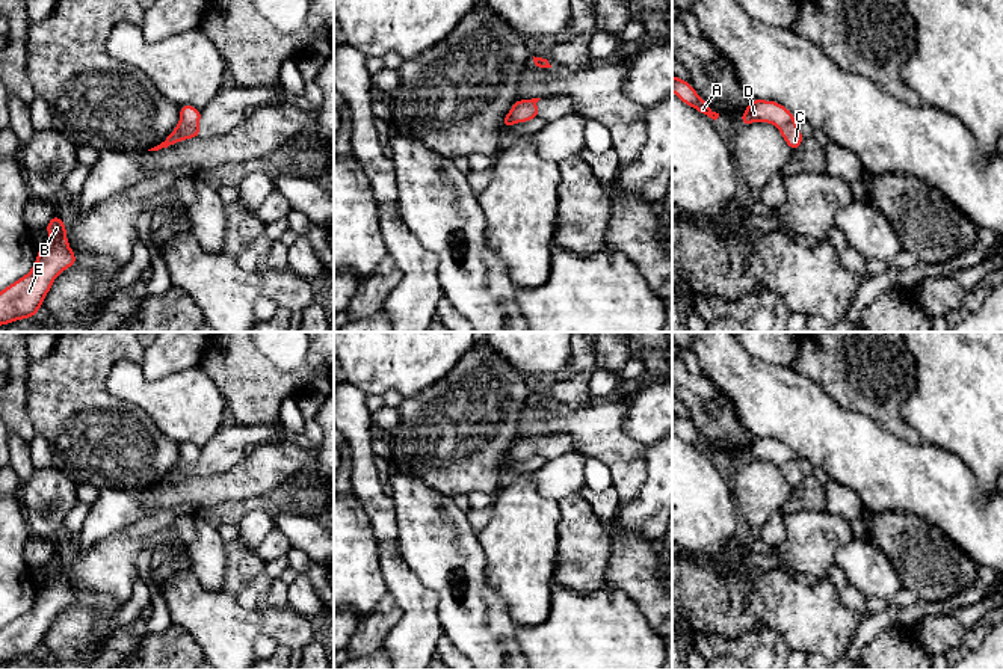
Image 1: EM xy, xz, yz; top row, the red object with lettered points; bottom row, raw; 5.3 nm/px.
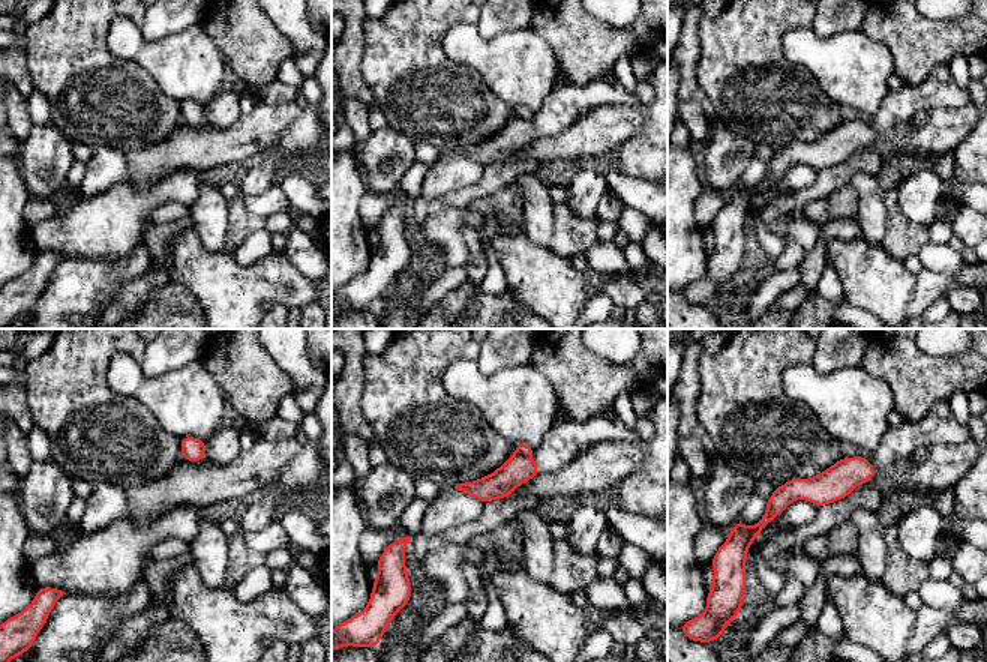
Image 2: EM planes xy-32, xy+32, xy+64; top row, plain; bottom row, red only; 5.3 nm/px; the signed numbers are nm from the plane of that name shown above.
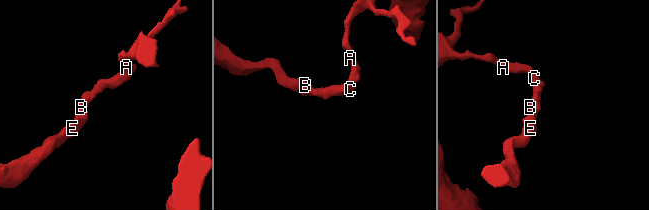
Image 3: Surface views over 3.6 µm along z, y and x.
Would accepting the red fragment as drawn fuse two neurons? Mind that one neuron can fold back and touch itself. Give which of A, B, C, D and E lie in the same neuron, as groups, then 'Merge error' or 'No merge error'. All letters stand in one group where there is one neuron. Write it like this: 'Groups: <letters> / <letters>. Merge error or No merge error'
Groups: A D / B C E. Merge error

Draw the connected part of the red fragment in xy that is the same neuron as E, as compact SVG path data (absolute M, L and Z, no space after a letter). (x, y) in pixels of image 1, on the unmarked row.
M57 551L45 566L48 581L38 587L32 608L0 629L0 664L36 653L54 617L77 602L68 582L66 564Z

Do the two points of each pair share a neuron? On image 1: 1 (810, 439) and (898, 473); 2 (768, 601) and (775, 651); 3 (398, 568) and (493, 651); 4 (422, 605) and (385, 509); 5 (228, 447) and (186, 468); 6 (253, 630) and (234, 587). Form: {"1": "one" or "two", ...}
{"1": "one", "2": "two", "3": "two", "4": "one", "5": "one", "6": "two"}

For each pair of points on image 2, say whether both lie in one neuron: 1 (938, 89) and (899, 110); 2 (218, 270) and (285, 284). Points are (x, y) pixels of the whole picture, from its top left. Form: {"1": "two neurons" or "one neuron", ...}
{"1": "one neuron", "2": "one neuron"}

